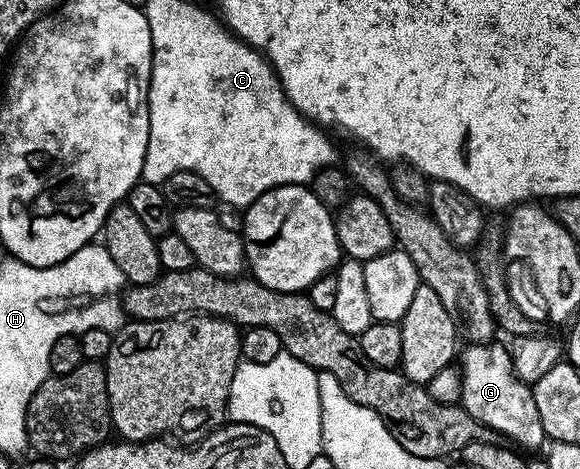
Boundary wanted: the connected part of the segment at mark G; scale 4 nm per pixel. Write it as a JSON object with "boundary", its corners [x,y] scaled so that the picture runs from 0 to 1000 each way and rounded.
{"boundary":[[[840,731],[836,736],[805,733],[793,753],[793,785],[797,793],[797,851],[795,866],[807,876],[807,885],[814,885],[814,893],[821,893],[826,906],[840,906],[847,925],[859,928],[867,923],[895,959],[936,955],[934,940],[943,938],[938,919],[938,902],[931,902],[931,876],[924,876],[924,851],[921,849],[921,832],[905,812],[898,812],[886,795],[883,783],[883,765],[879,763],[879,746],[871,733]]]}

